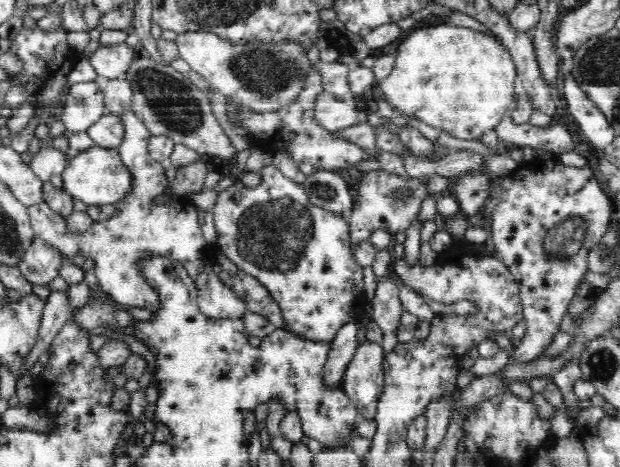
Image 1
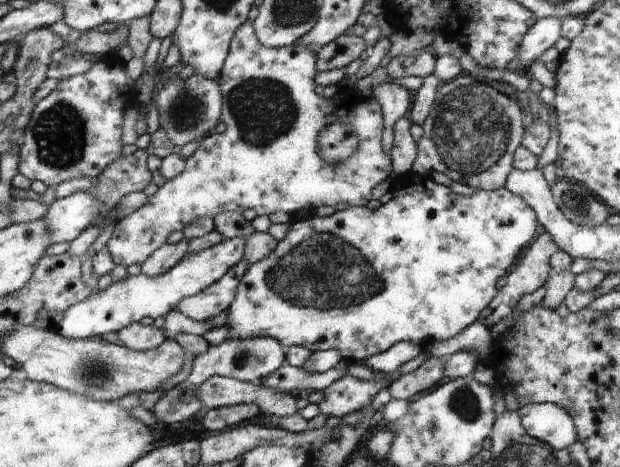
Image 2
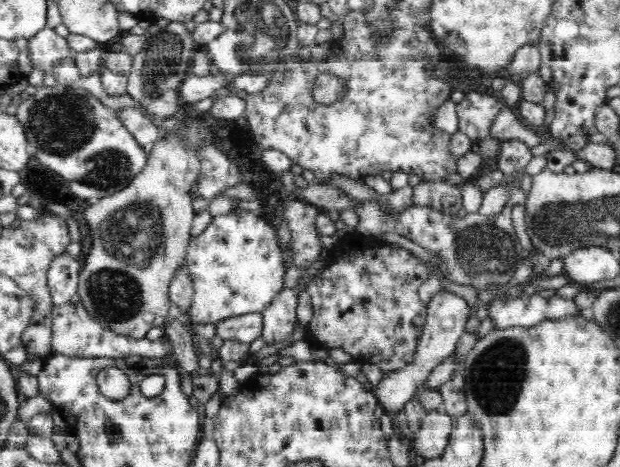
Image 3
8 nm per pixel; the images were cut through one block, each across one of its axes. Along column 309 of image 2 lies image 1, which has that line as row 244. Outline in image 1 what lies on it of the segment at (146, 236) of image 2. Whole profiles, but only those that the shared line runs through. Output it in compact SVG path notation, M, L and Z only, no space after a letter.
M131 108L120 116L124 125L124 138L117 147L124 166L132 175L132 190L117 202L117 211L104 221L94 221L86 232L72 232L66 227L65 217L54 212L44 202L27 207L30 224L36 237L46 241L64 255L64 240L76 240L76 252L94 260L94 272L104 293L119 306L140 308L156 313L161 310L160 296L145 283L138 260L148 254L177 261L197 289L198 307L208 319L242 319L246 305L227 288L212 271L216 249L204 238L198 223L198 214L192 202L154 204L154 199L168 187L166 170L148 152L148 142L153 135Z

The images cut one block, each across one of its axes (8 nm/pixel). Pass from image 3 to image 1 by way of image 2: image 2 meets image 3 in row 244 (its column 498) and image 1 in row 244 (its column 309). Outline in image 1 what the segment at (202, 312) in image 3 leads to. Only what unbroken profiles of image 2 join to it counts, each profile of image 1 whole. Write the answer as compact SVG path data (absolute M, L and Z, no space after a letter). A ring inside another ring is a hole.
M273 164L272 166L262 168L262 170L258 170L258 173L262 175L260 186L256 186L256 188L246 188L240 180L236 180L234 184L220 192L216 203L210 210L213 214L215 229L217 232L218 243L216 245L216 252L224 253L226 257L236 264L236 267L247 272L248 275L254 276L254 278L262 283L262 286L268 289L270 297L279 305L287 330L289 330L290 333L296 334L300 339L304 340L318 342L332 341L343 324L348 322L357 324L358 320L365 315L365 310L369 304L368 301L366 301L366 289L364 289L364 286L366 285L364 285L363 269L353 257L351 246L349 245L350 233L348 223L344 220L342 214L334 214L333 212L314 206L310 202L304 185L298 184L282 175L282 172ZM234 194L240 194L240 201L234 201Z

